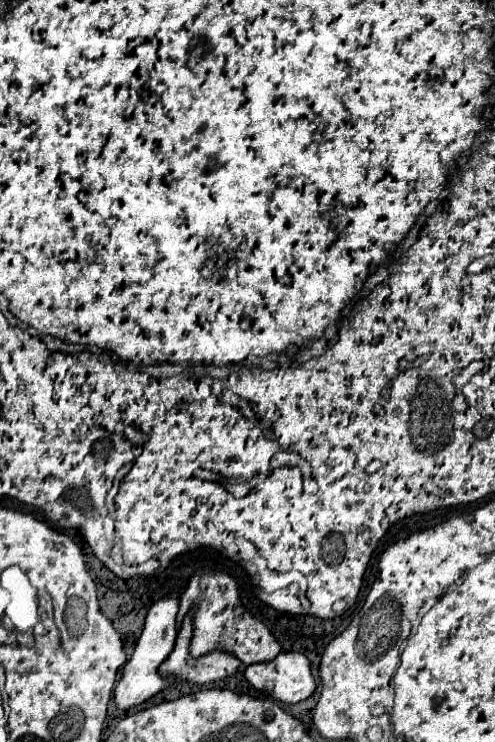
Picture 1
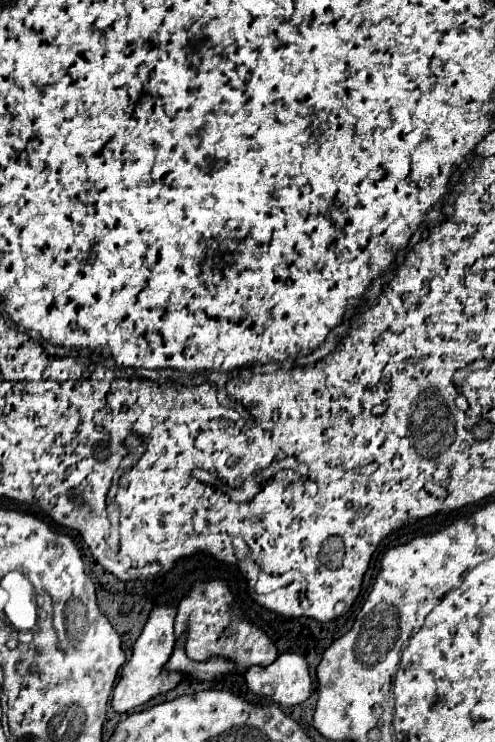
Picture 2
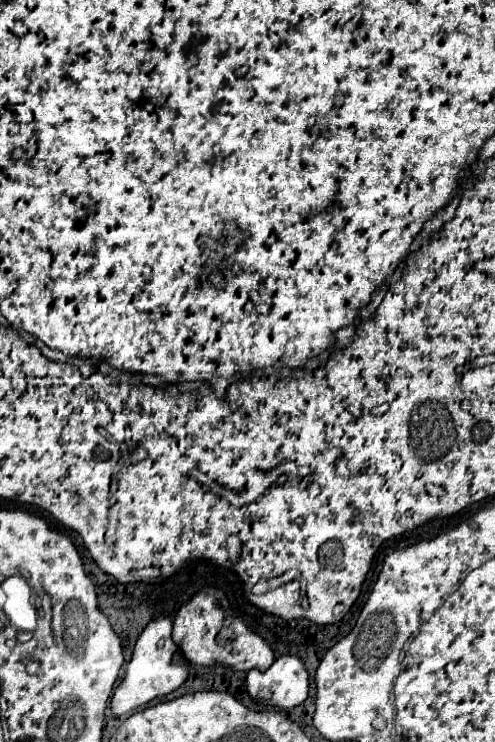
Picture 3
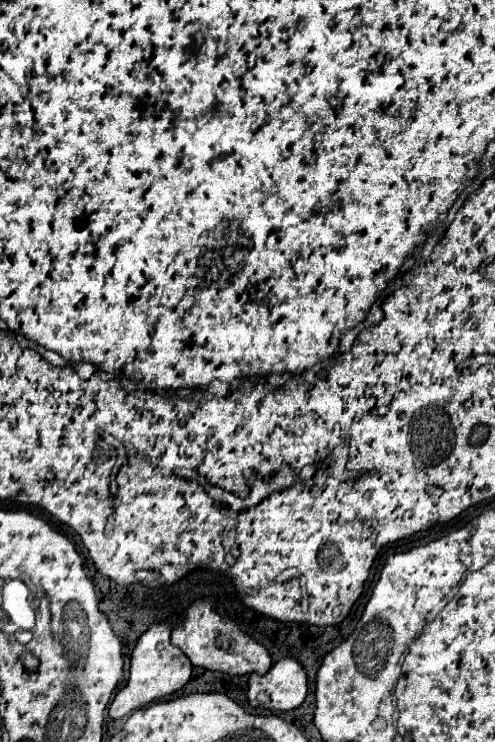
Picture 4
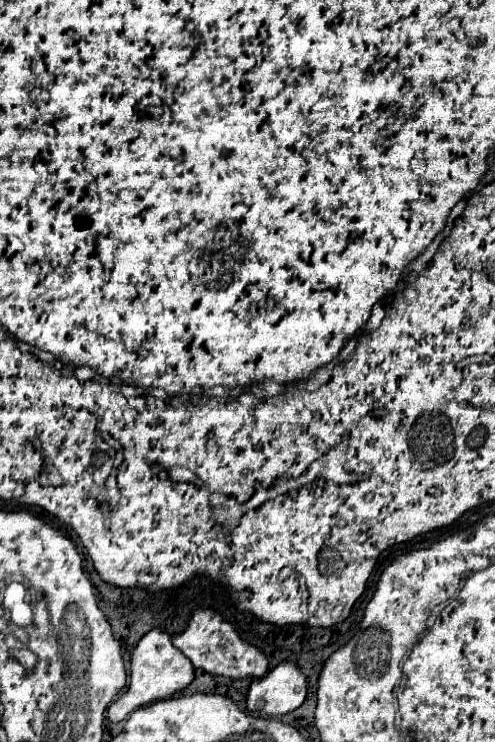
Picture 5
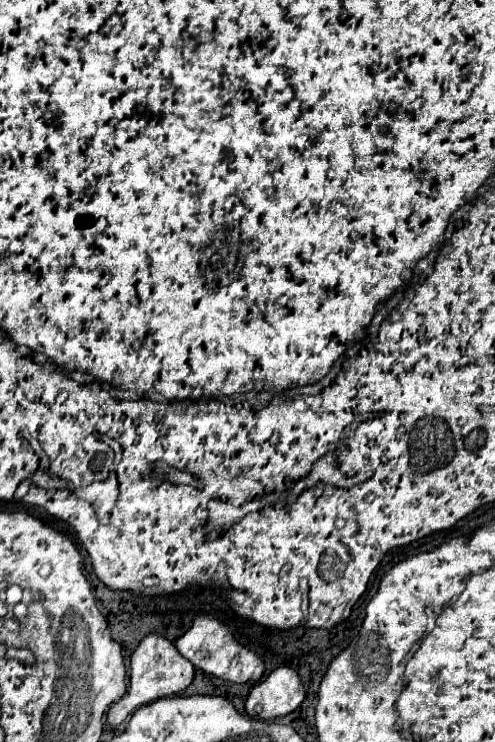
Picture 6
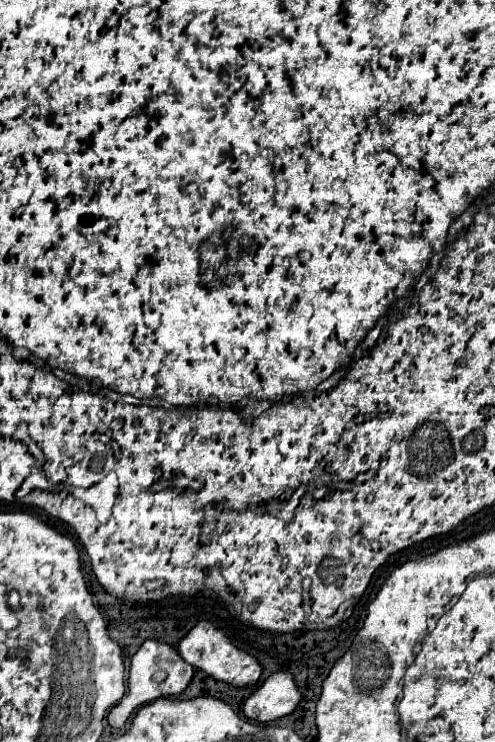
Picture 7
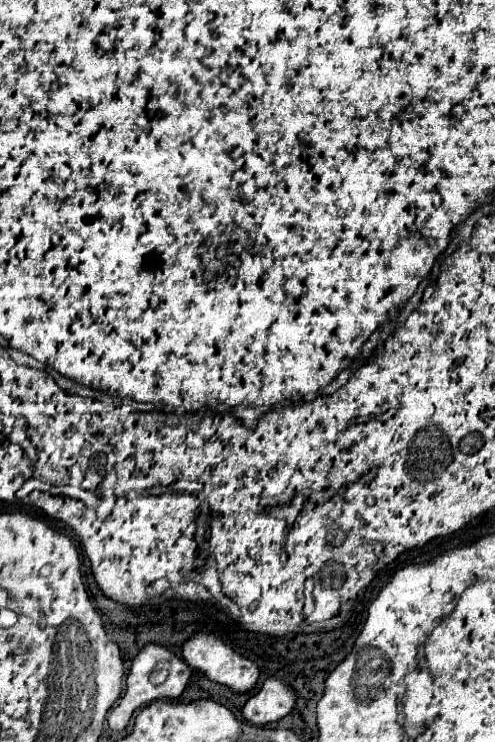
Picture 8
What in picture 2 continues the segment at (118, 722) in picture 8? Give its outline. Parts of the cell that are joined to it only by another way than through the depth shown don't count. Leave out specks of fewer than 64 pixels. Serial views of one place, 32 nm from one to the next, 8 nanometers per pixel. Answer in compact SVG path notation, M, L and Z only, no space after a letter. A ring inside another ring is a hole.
M160 604L156 608L152 608L148 622L140 634L140 638L134 644L134 654L130 658L130 662L124 666L122 670L122 678L114 688L114 698L112 698L112 706L116 712L128 712L136 706L146 704L150 698L172 690L182 678L180 672L170 672L164 668L164 664L168 662L172 650L174 650L174 618L176 618L176 604Z

